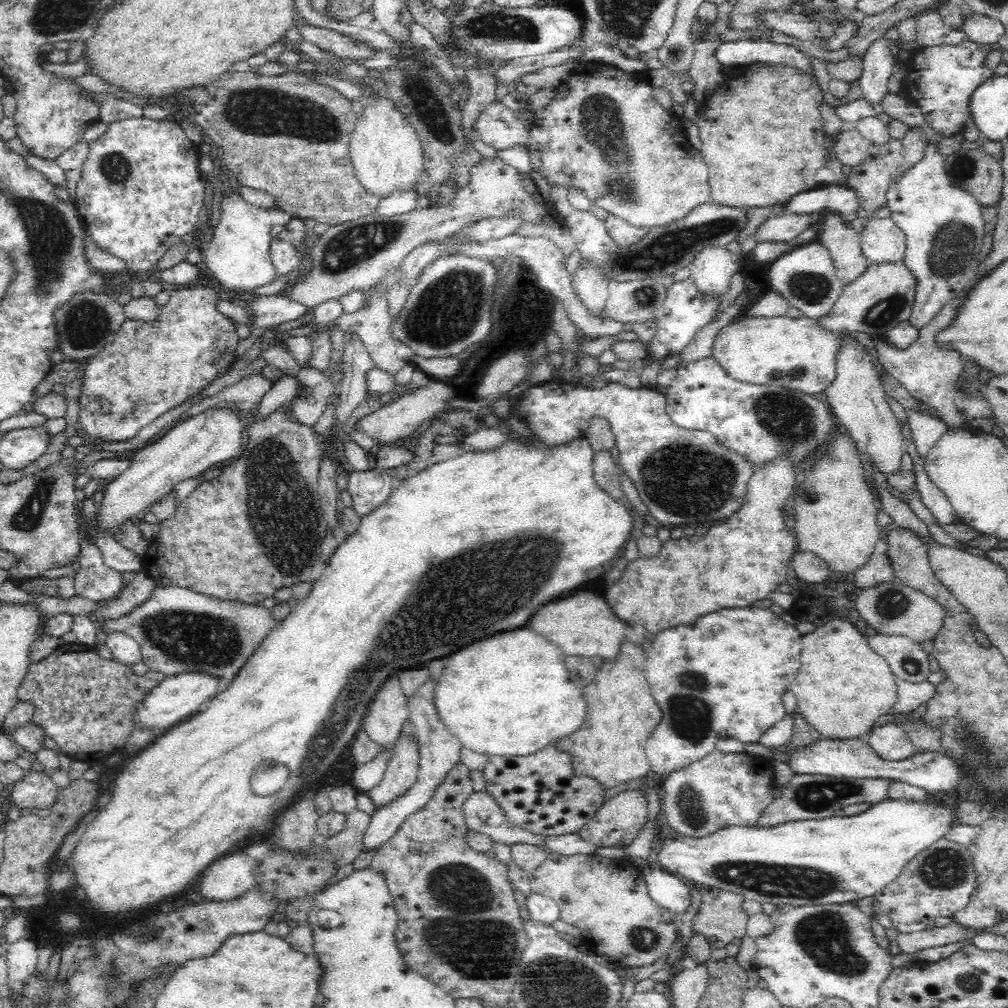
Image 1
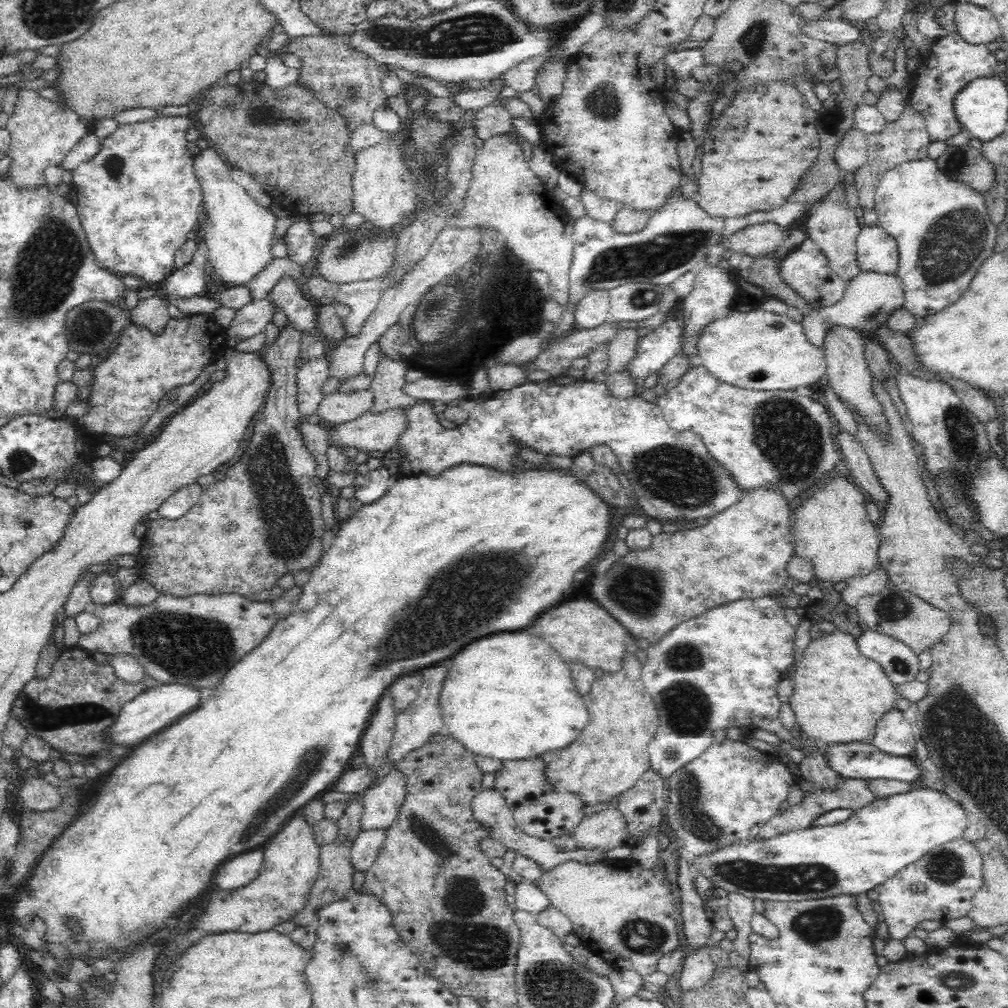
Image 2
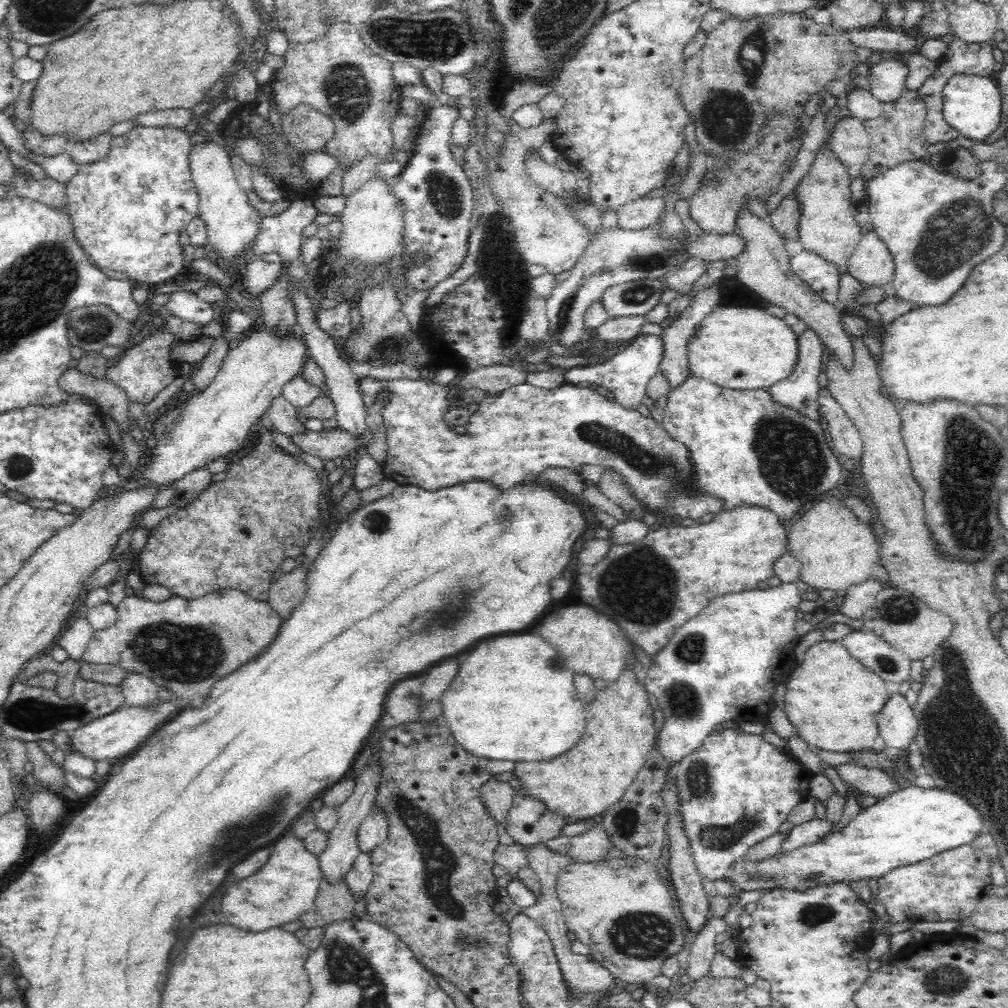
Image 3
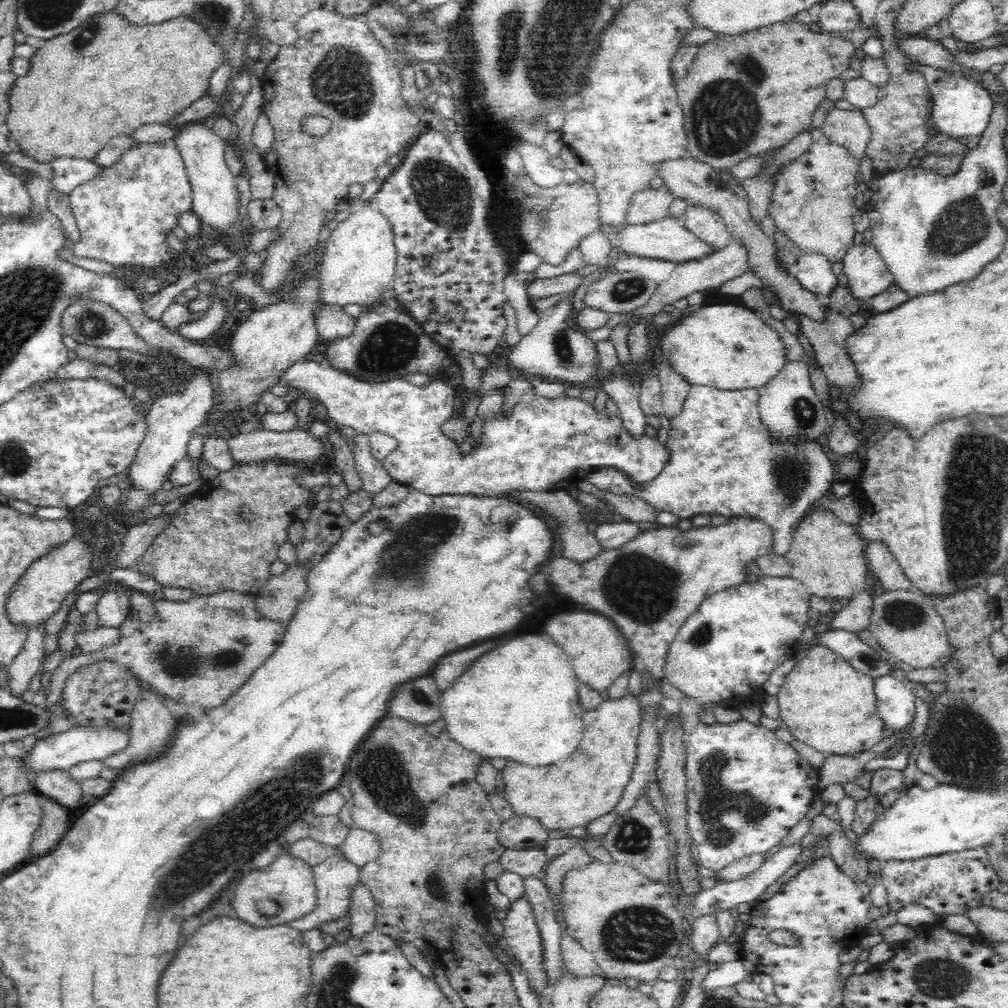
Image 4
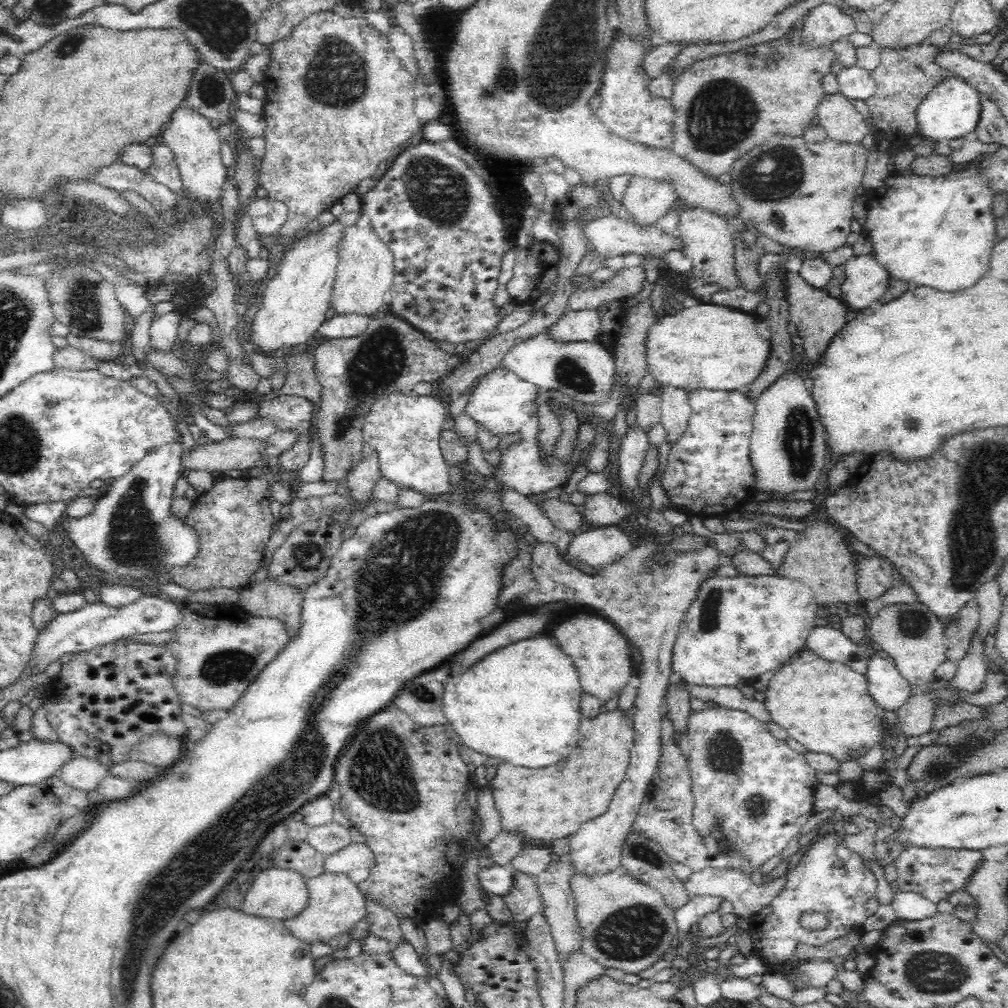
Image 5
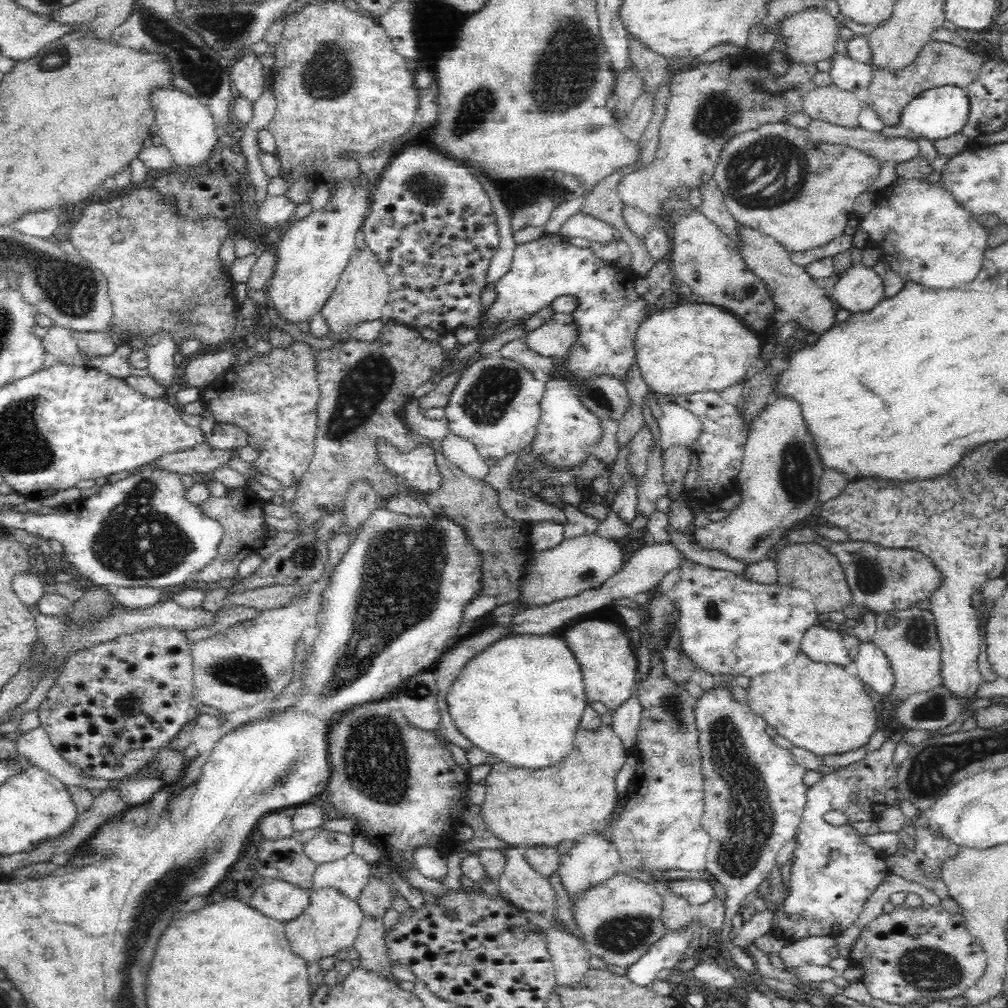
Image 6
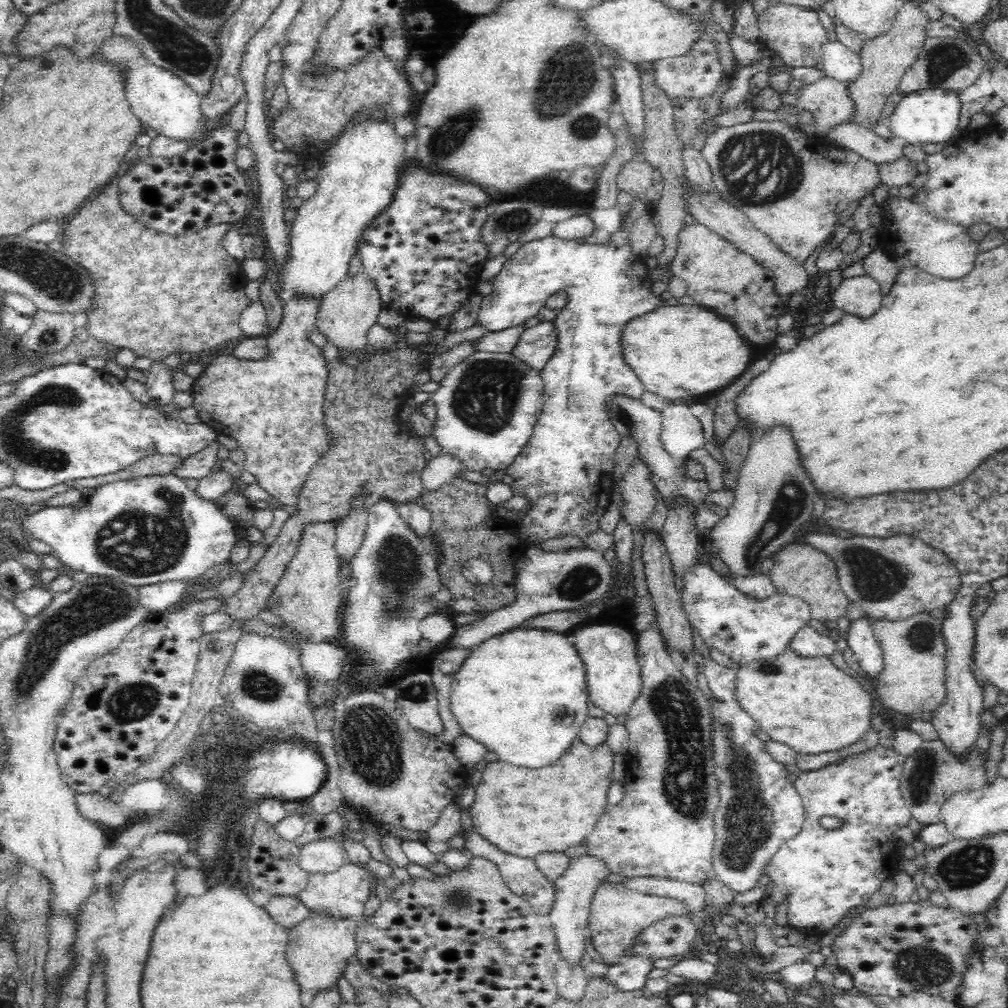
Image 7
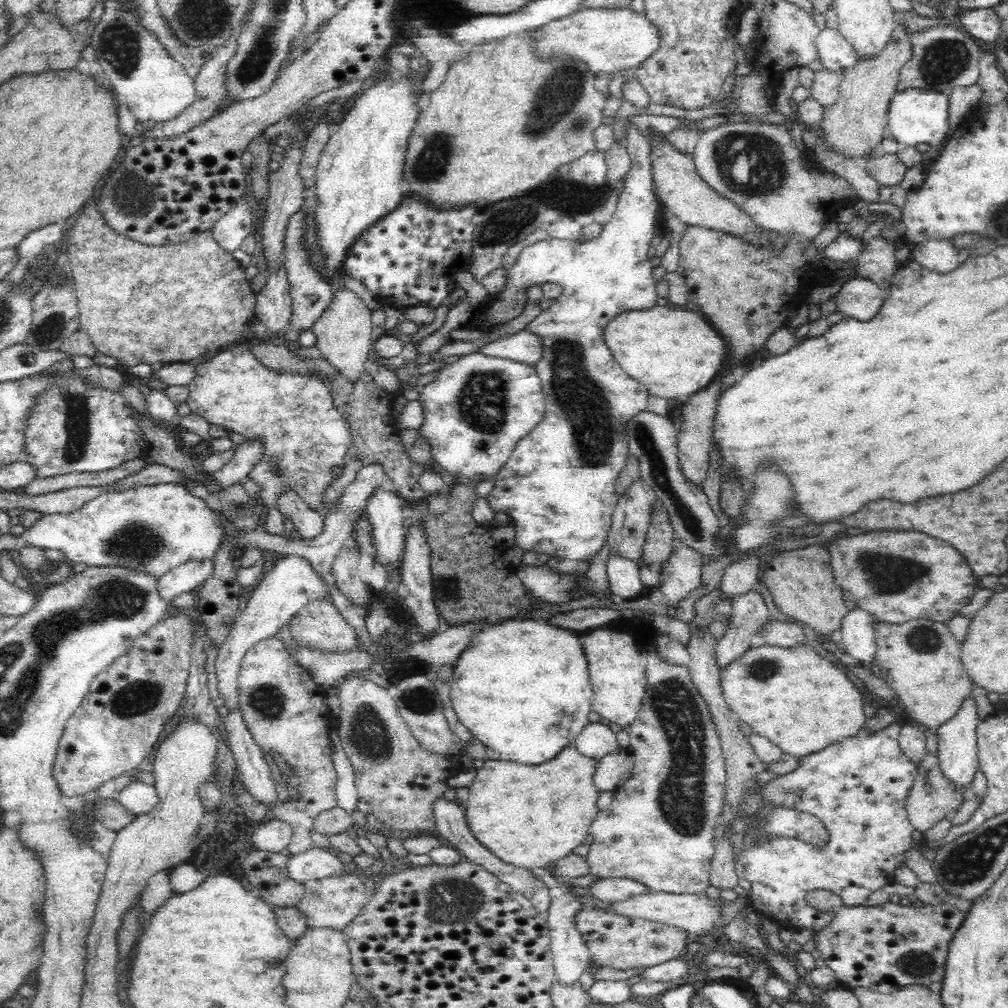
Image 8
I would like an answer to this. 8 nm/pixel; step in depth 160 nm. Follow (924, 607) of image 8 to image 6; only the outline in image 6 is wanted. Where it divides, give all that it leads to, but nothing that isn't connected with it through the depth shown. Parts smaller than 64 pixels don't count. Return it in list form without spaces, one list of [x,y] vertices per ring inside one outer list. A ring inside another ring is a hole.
[[[811,528],[790,530],[784,536],[784,543],[788,545],[806,541],[818,541],[826,545],[838,557],[853,596],[853,605],[863,604],[876,614],[882,611],[910,608],[917,602],[927,600],[928,595],[939,583],[939,574],[933,568],[932,563],[919,552],[907,548],[891,550],[891,548],[882,548],[876,544],[852,540],[830,542],[817,536]]]

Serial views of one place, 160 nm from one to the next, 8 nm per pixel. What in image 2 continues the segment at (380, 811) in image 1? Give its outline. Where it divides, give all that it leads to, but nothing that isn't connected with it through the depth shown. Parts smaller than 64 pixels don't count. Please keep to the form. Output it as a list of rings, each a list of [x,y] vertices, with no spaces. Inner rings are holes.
[[[388,827],[370,830],[360,828],[353,840],[350,852],[355,871],[365,872],[365,870],[372,866],[379,850],[384,846],[384,842],[386,842],[387,832]]]

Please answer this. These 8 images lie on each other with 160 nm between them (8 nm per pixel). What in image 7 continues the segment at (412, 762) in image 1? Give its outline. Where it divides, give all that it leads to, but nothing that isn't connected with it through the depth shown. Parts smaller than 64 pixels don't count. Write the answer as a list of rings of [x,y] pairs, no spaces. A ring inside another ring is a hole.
[[[346,861],[334,872],[317,872],[309,874],[307,887],[297,895],[304,901],[310,912],[328,911],[336,917],[358,917],[364,910],[364,905],[370,898],[368,873],[359,866]]]

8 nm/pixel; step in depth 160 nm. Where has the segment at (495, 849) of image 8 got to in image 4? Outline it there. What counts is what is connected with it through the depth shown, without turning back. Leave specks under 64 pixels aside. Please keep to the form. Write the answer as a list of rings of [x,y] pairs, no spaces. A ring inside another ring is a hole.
[[[630,690],[620,700],[605,696],[595,709],[586,711],[585,714],[584,738],[568,758],[539,767],[516,761],[506,762],[500,772],[504,782],[504,798],[512,806],[514,814],[538,817],[548,830],[567,832],[578,826],[587,828],[592,820],[609,814],[620,803],[634,776],[638,760],[638,736],[643,732],[643,708],[639,696],[632,696]]]

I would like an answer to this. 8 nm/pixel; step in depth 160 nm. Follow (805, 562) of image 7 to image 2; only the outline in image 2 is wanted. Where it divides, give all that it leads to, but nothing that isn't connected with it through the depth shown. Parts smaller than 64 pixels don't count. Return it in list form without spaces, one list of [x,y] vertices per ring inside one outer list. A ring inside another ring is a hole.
[[[838,474],[824,486],[816,488],[808,498],[800,500],[798,512],[794,514],[793,540],[795,546],[795,555],[797,557],[806,557],[814,564],[814,573],[816,578],[845,581],[848,577],[854,575],[865,575],[874,570],[874,566],[879,563],[879,534],[878,523],[868,519],[866,513],[866,502],[869,499],[866,493],[860,492],[846,476]]]

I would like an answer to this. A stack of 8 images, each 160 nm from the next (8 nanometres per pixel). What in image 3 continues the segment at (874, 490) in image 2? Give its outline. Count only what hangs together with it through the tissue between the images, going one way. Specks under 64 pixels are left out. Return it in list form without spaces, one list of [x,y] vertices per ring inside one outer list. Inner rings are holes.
[[[827,391],[819,392],[819,410],[824,414],[832,437],[833,450],[861,464],[863,456],[863,440],[852,421],[845,415],[837,400]]]

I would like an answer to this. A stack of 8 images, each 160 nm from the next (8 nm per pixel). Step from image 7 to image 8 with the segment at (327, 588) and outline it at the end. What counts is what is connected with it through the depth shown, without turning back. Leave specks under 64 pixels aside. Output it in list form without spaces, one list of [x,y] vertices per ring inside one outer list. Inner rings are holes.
[[[284,492],[278,498],[277,505],[282,517],[293,522],[299,540],[314,540],[318,534],[322,534],[325,514],[311,509],[297,494]],[[328,595],[308,601],[289,620],[288,625],[294,641],[298,641],[309,648],[328,650],[329,652],[350,652],[350,650],[357,649],[358,639],[354,627],[338,612],[338,608],[334,606],[332,598]]]

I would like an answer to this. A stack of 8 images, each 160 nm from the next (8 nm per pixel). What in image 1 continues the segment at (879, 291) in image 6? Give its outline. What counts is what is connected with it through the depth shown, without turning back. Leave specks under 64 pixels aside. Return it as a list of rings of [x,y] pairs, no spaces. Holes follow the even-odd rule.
[[[892,217],[869,220],[859,236],[862,251],[869,262],[902,261],[907,252],[906,234]]]

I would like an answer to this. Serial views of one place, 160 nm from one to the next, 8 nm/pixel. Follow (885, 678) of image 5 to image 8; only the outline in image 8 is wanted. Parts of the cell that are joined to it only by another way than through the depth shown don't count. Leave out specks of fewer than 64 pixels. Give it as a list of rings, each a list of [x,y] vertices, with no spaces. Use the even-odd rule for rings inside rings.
[[[850,610],[841,622],[842,639],[849,654],[856,662],[868,668],[873,667],[878,645],[875,643],[875,625],[878,622],[865,610]]]

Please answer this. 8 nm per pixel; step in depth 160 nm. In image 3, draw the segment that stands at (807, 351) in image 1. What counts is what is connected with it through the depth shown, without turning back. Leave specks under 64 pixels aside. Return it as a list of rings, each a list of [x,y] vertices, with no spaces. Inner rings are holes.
[[[721,306],[712,312],[688,342],[690,374],[720,387],[770,389],[796,372],[798,336],[784,320],[758,308]]]

